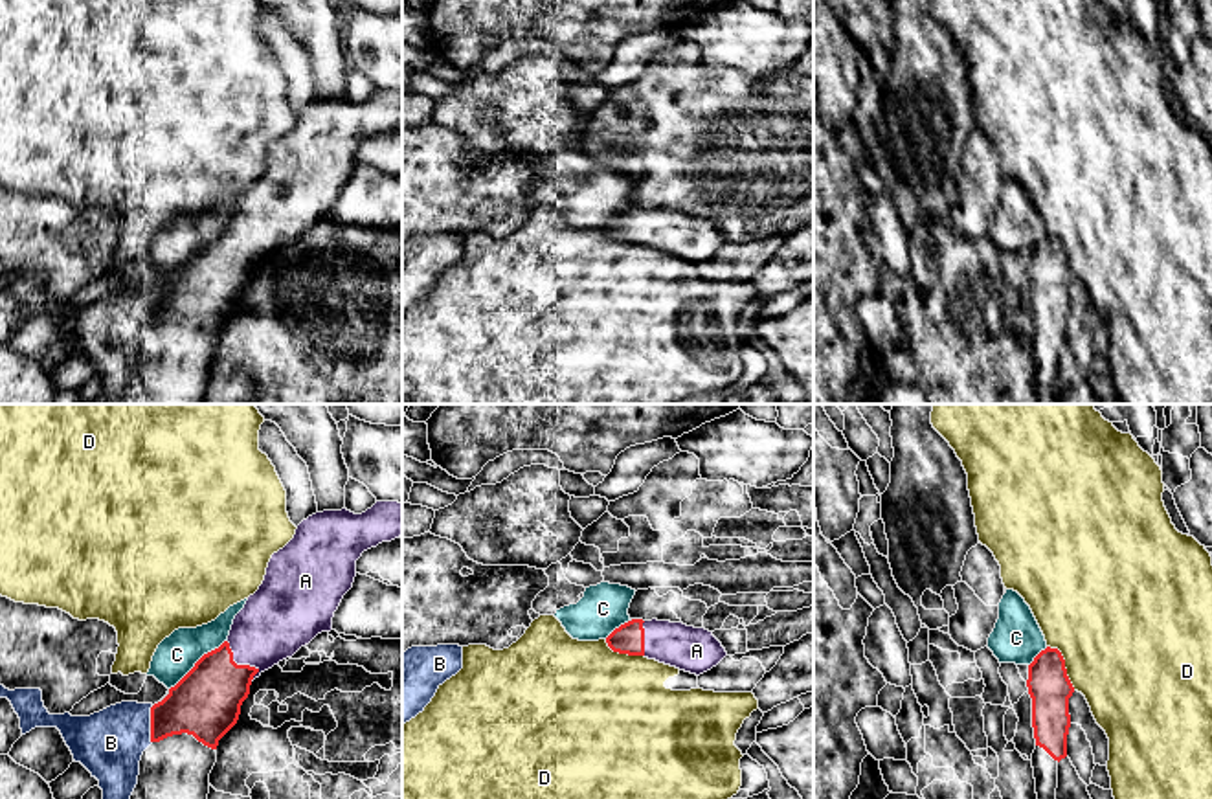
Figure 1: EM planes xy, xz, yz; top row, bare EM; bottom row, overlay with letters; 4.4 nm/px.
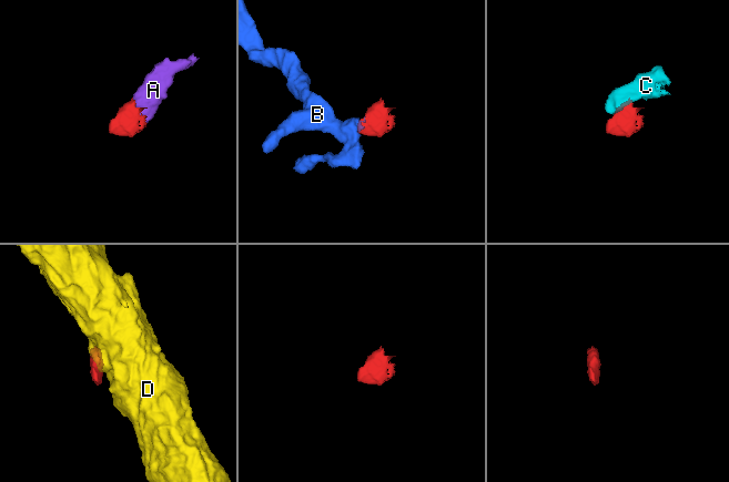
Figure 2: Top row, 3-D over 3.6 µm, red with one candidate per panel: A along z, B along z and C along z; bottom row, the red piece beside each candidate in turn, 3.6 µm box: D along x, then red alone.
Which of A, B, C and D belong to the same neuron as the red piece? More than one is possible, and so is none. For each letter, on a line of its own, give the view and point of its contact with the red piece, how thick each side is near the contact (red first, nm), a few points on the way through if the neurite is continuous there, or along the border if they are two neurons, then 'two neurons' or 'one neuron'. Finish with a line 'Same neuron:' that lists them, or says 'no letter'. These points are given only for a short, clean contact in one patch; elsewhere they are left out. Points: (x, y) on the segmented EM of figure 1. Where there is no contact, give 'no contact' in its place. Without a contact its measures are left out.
A: meets red in xy at (241, 665); 300 nm thick on the red side, 320 nm on the other; runs through xy (206, 702), (241, 665), (243, 656), (276, 621); one neuron
B: meets red in xy at (151, 724); 300 nm thick on the red side, 300 nm on the other; two neurons
C: meets red in xy at (197, 662); 300 nm thick on the red side, 180 nm on the other; border along xy (226, 640), (208, 651), (169, 689); two neurons
D: meets red in yz at (1064, 665); 190 nm thick on the red side, 480 nm on the other; border along yz (1047, 645), (1060, 652), (1066, 675), (1075, 689); two neurons
Same neuron: A

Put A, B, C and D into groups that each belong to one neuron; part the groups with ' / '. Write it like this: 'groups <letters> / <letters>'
groups A / B / C / D

